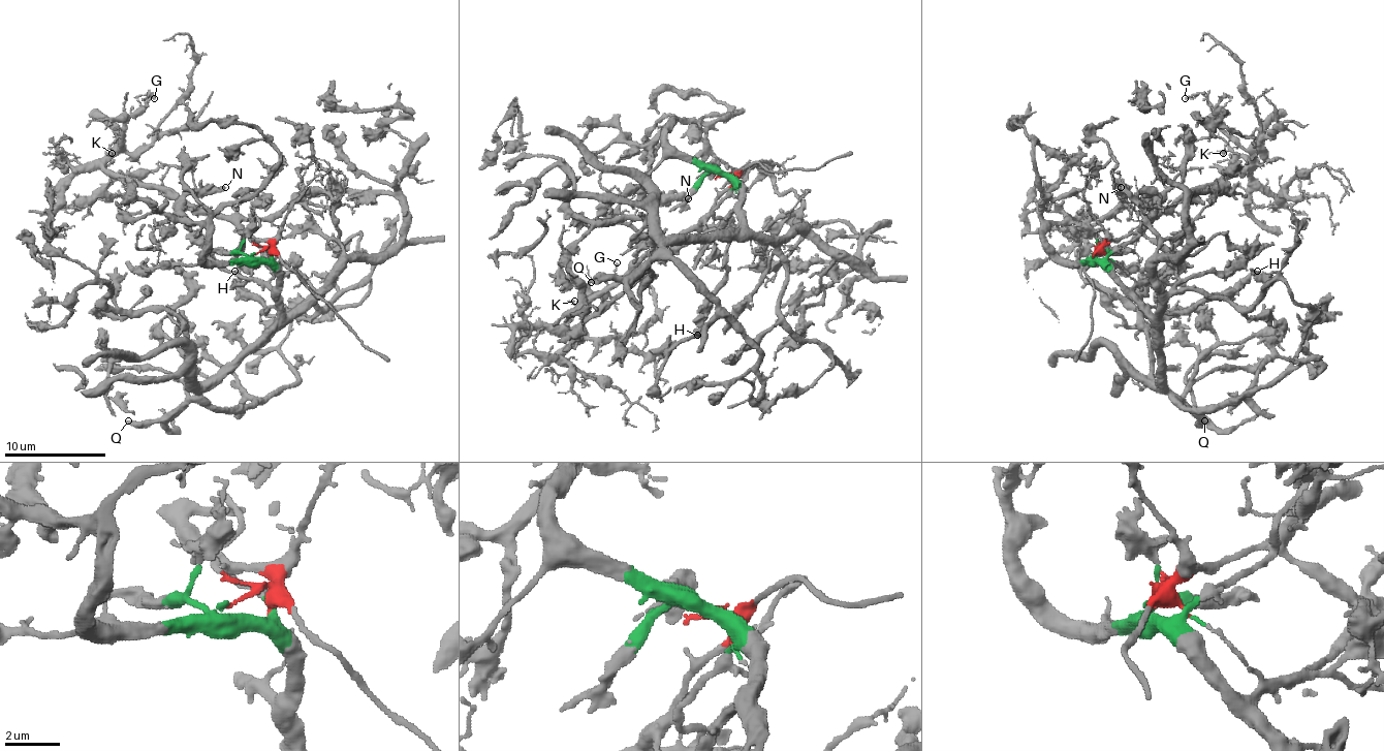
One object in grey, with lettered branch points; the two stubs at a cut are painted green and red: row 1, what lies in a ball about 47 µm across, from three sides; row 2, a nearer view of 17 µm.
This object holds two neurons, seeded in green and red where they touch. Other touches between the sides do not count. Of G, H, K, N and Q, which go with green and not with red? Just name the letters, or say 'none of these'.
H, N, Q

